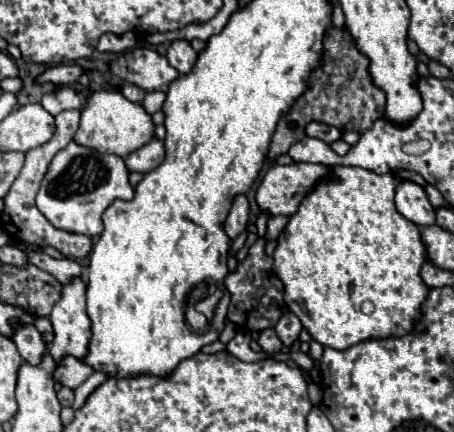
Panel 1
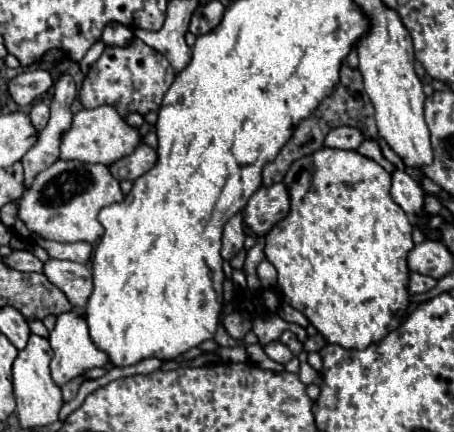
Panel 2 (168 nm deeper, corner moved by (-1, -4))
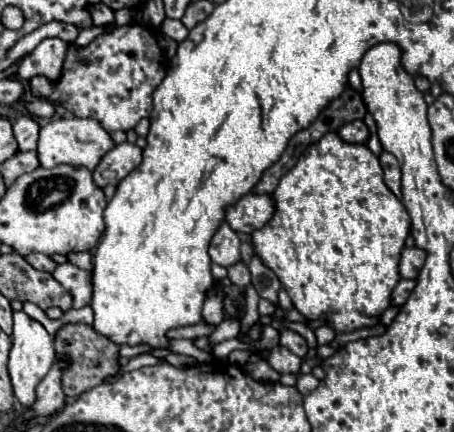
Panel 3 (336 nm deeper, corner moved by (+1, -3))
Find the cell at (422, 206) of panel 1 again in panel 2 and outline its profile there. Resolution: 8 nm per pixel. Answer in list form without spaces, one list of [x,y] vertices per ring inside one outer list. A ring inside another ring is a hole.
[[[396,169],[392,173],[392,199],[410,215],[420,215],[422,213],[422,203],[424,203],[424,191],[422,187],[402,169]]]

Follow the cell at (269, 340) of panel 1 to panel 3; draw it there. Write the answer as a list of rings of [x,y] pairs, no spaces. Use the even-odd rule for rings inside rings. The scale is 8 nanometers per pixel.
[[[276,346],[270,350],[268,354],[268,364],[278,370],[280,374],[288,374],[288,372],[298,372],[300,370],[300,358],[294,356],[288,348],[284,346]]]

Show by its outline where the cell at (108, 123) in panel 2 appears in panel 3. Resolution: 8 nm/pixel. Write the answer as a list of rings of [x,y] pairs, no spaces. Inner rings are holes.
[[[62,118],[62,120],[52,120],[40,130],[38,138],[38,158],[42,168],[54,168],[58,164],[70,164],[70,166],[84,166],[88,170],[94,170],[98,166],[98,160],[110,148],[114,148],[112,136],[98,124],[94,118]]]

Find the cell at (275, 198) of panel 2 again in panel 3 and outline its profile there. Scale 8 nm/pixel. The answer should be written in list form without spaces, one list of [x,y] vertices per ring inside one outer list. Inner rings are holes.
[[[254,192],[242,196],[238,204],[226,210],[226,222],[244,234],[252,234],[254,230],[262,228],[270,216],[274,216],[274,200],[272,196],[258,196]]]

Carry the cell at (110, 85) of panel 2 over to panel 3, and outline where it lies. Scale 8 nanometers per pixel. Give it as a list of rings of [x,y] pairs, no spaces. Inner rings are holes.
[[[128,24],[100,34],[86,48],[68,46],[62,78],[50,82],[44,76],[34,76],[30,88],[32,94],[60,102],[78,118],[96,118],[108,132],[114,132],[130,130],[150,114],[152,94],[162,76],[166,76],[166,58],[158,48],[154,32],[138,24]]]

